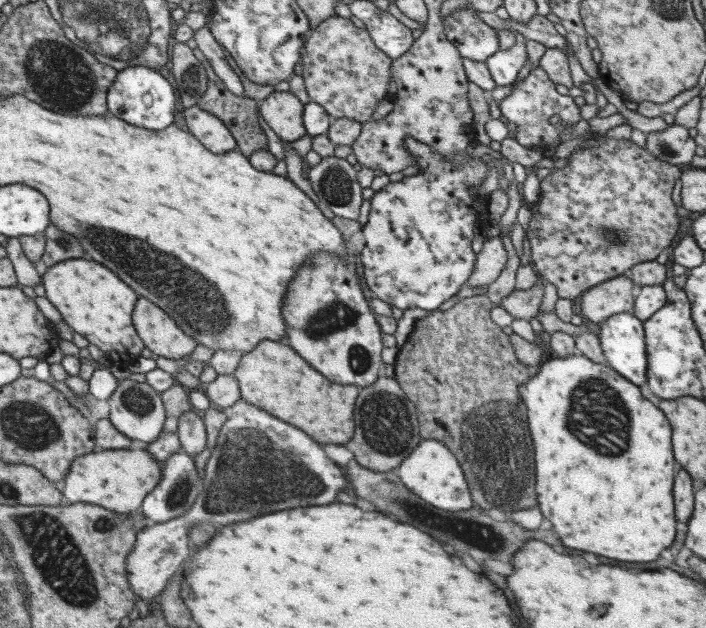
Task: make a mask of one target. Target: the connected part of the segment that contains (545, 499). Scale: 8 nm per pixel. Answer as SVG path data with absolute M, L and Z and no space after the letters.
M581 353L543 362L535 371L534 376L518 388L519 396L527 408L529 432L531 432L533 446L535 446L535 474L537 474L535 476L535 492L537 492L537 502L539 502L537 508L551 522L551 526L553 526L555 534L559 536L559 540L563 542L563 546L599 554L599 556L605 556L611 560L621 560L621 562L651 562L651 560L655 560L659 556L659 552L665 550L675 538L675 516L673 516L673 498L671 498L673 454L671 454L671 446L669 446L669 424L667 424L665 416L659 412L659 408L655 408L651 402L643 398L635 385L624 380L607 364L591 362Z

